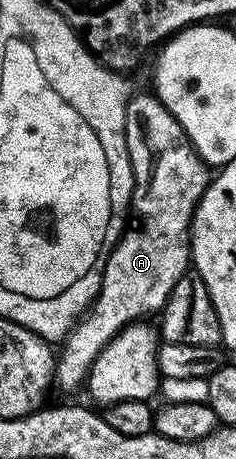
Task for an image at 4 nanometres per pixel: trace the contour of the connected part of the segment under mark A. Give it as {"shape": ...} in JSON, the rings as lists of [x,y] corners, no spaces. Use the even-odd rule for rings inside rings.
{"shape":[[[151,91],[140,92],[131,95],[128,100],[126,108],[126,122],[124,123],[124,137],[126,138],[127,154],[131,162],[132,170],[132,198],[130,201],[130,215],[126,220],[126,227],[119,240],[112,245],[112,252],[108,255],[108,261],[104,267],[104,273],[100,279],[100,290],[96,294],[96,299],[91,305],[90,310],[85,311],[83,317],[76,321],[71,332],[64,337],[62,341],[62,347],[64,349],[58,352],[58,355],[54,360],[54,380],[55,383],[60,383],[64,388],[76,388],[85,383],[88,378],[88,370],[91,368],[92,363],[95,362],[97,354],[107,346],[114,337],[119,335],[124,328],[131,324],[143,321],[144,316],[148,316],[151,312],[159,313],[163,309],[165,302],[168,301],[168,296],[174,290],[174,286],[186,275],[190,268],[190,229],[192,227],[192,216],[196,212],[196,204],[200,200],[200,195],[204,193],[205,188],[208,187],[208,181],[210,179],[209,165],[205,164],[197,155],[195,148],[192,147],[192,143],[188,140],[188,135],[184,133],[184,127],[174,118],[174,114],[170,114],[166,110],[166,106],[160,102],[157,96]]]}

